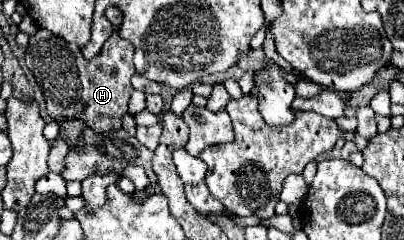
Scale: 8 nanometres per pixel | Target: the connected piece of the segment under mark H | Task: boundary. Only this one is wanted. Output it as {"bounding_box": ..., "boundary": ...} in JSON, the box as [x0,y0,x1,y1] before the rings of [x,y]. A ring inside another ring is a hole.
{"bounding_box":[25,28,135,132],"boundary":[[[39,28],[37,34],[31,36],[25,50],[25,64],[41,86],[47,114],[53,120],[79,118],[87,122],[95,132],[111,132],[121,128],[121,118],[127,114],[129,96],[133,92],[131,76],[135,74],[135,66],[133,44],[121,40],[119,34],[113,34],[103,44],[99,56],[95,56],[93,60],[85,60],[77,44],[69,44],[49,30]]]}

